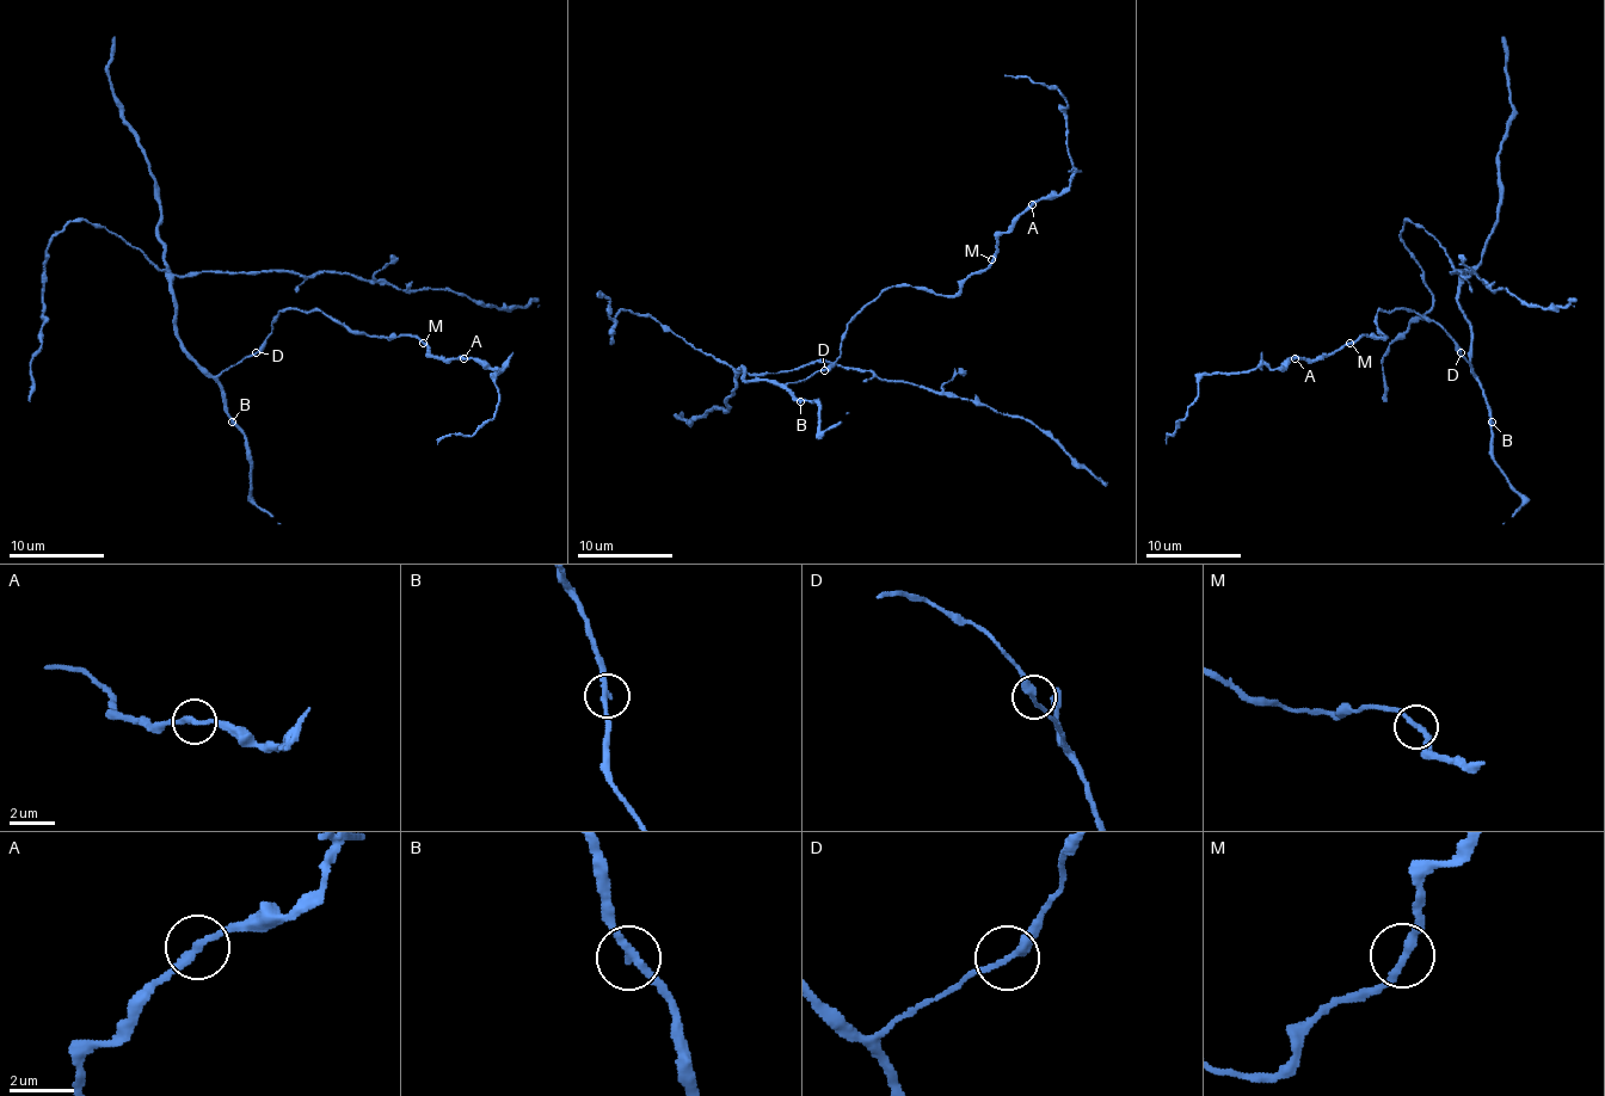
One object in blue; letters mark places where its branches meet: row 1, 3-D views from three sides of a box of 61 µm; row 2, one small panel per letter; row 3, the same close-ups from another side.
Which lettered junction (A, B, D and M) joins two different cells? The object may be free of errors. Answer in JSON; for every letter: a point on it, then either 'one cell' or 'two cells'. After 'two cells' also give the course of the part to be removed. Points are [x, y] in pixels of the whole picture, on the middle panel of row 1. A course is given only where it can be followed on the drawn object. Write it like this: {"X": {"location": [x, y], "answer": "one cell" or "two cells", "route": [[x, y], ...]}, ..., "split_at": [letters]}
{"A": {"location": [1032, 204], "answer": "two cells", "route": [[1033, 204], [1052, 199], [1069, 185], [1074, 166], [1067, 145], [1067, 106], [1059, 92], [1040, 82], [1004, 75]]}, "B": {"location": [800, 401], "answer": "one cell"}, "D": {"location": [824, 370], "answer": "one cell"}, "M": {"location": [991, 259], "answer": "one cell"}, "split_at": ["A"]}

